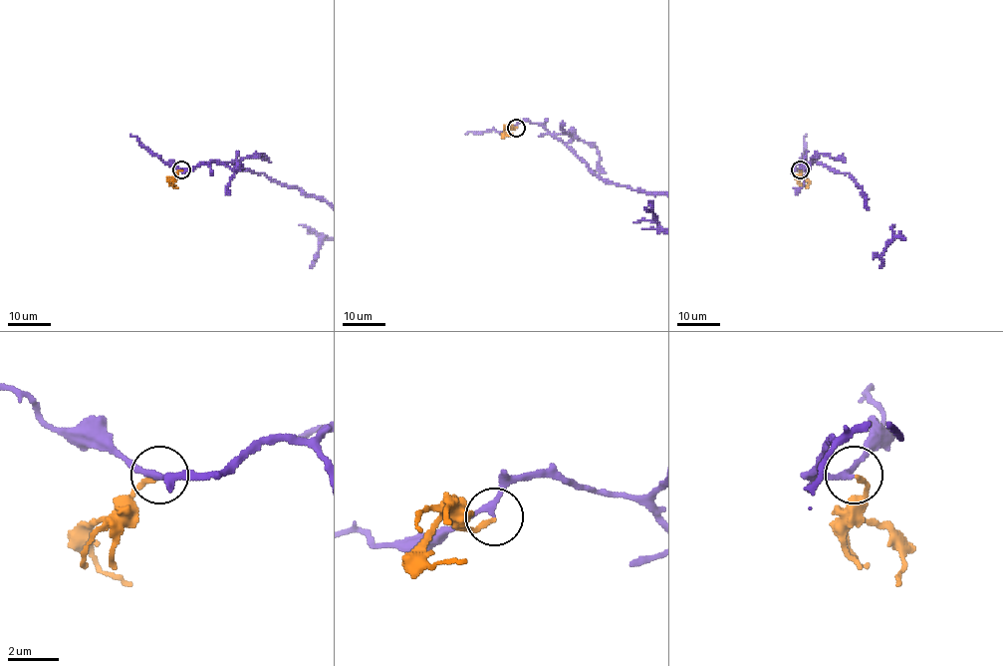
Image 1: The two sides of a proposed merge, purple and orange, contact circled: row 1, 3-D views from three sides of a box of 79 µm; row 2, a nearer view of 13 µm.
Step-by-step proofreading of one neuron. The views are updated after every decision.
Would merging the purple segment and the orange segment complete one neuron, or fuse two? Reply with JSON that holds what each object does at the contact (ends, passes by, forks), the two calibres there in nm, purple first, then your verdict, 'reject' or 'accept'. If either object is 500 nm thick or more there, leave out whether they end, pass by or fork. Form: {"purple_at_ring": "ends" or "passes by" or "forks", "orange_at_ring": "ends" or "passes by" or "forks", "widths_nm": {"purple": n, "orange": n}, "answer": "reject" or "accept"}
{"purple_at_ring": "passes by", "orange_at_ring": "ends", "widths_nm": {"purple": 200, "orange": 200}, "answer": "accept"}

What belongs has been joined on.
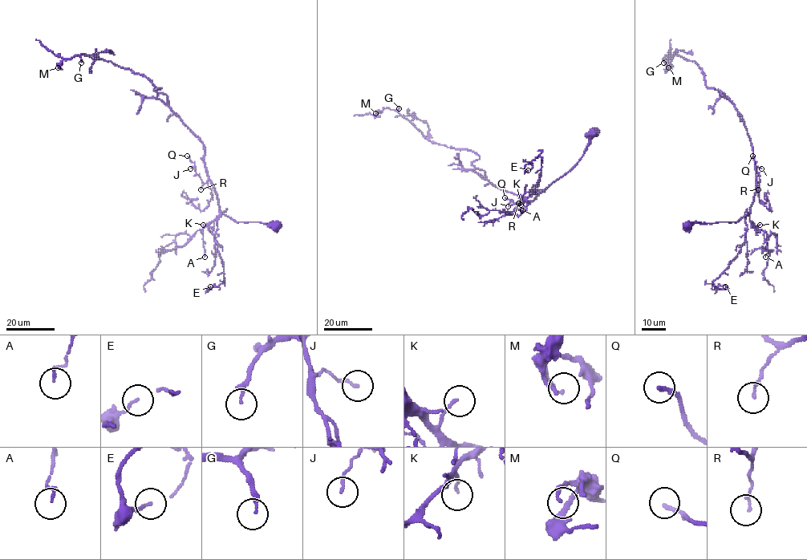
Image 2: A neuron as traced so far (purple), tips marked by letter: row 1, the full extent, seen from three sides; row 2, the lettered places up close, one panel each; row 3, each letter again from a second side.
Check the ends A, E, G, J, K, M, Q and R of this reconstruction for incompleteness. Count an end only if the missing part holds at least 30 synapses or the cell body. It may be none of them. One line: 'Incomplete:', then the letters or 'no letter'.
Incomplete: G

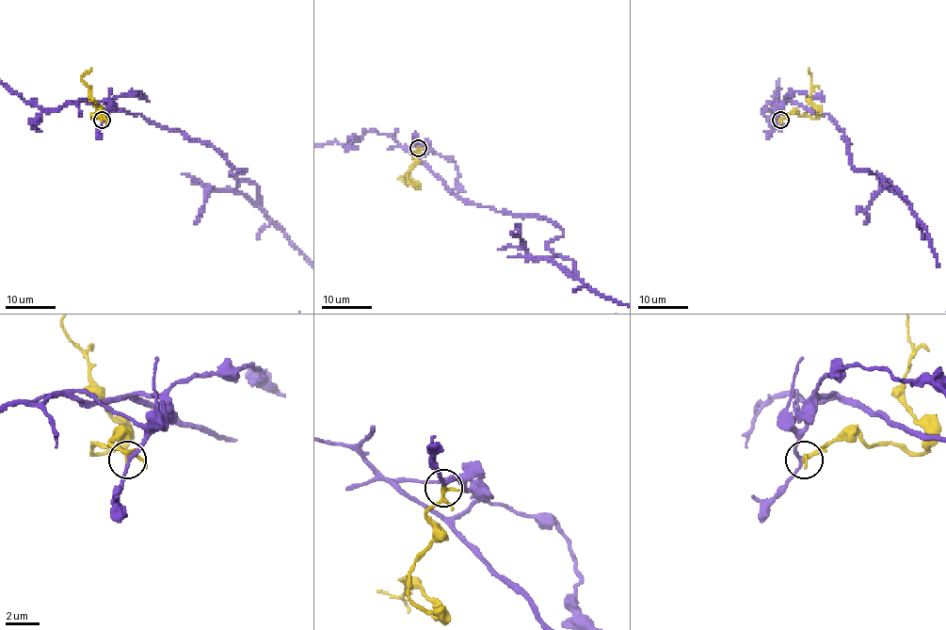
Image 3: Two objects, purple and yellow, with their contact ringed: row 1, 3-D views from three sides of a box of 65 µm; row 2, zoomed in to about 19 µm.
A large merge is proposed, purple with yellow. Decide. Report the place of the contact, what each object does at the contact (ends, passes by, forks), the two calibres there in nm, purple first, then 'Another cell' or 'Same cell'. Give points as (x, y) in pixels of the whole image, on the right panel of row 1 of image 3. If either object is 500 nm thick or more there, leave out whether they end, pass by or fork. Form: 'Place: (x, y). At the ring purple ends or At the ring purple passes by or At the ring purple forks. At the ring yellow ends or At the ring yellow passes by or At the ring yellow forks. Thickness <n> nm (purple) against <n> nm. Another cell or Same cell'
Place: (780, 120). At the ring purple passes by. At the ring yellow forks. Thickness 190 nm (purple) against 170 nm. Same cell

